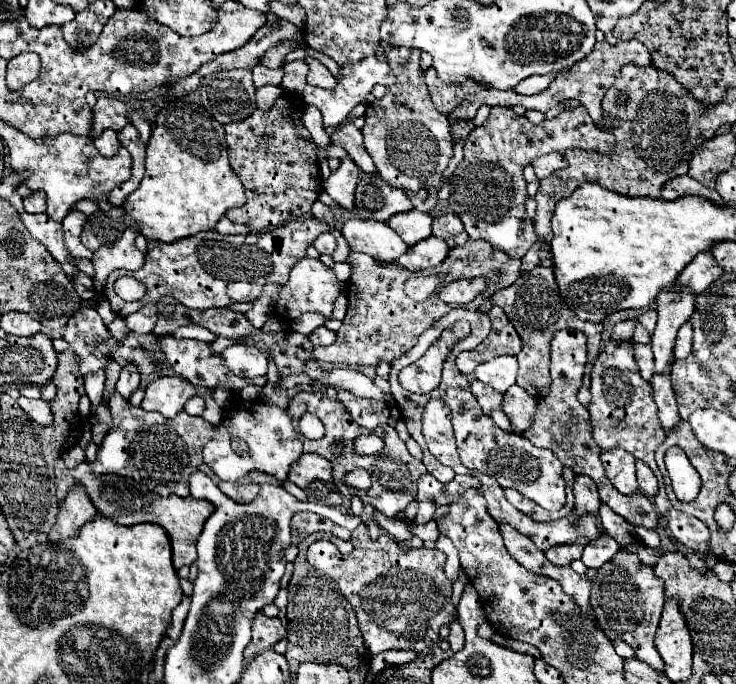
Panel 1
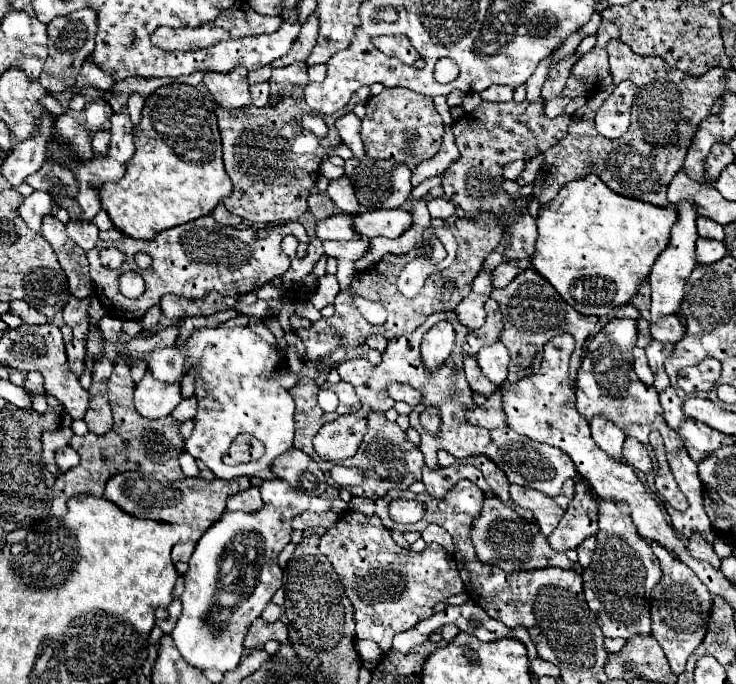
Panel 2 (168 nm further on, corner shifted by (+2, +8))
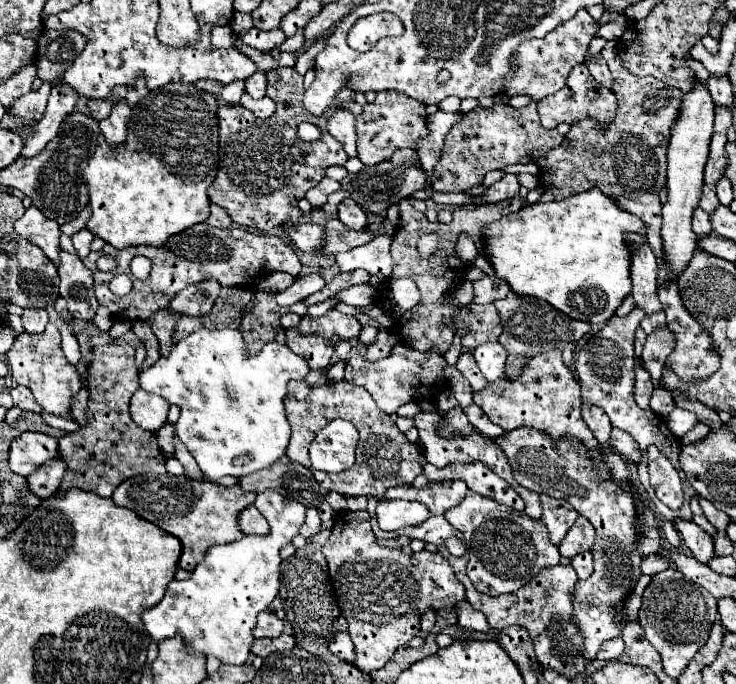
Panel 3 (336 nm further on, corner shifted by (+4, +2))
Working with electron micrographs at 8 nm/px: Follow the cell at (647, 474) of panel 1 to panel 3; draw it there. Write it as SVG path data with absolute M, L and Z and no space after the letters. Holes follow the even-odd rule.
M612 428L610 444L618 454L624 454L624 458L630 460L630 462L638 462L640 456L642 456L636 440L628 432L622 432L620 428Z

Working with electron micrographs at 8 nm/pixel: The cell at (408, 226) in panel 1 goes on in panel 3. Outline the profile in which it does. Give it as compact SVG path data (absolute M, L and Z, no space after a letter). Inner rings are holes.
M338 218L328 220L324 228L326 228L326 240L324 240L322 248L318 250L320 256L334 256L338 252L348 252L348 250L372 240L372 232L368 228L360 230L360 232L352 232L352 230L346 230L346 226L342 226L342 222L338 222Z

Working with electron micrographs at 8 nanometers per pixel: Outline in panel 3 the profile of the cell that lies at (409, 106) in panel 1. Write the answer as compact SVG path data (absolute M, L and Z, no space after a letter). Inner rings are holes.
M378 92L376 100L372 104L364 104L362 114L356 116L358 160L366 166L374 166L388 160L398 148L416 148L416 142L428 136L426 116L422 102L400 92Z

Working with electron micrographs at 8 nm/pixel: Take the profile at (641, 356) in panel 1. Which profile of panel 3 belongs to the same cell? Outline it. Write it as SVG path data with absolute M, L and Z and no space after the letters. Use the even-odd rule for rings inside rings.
M640 362L636 364L636 388L634 388L634 398L636 404L642 406L642 409L649 408L650 394L652 394L654 386L650 382L650 374L644 366L640 366Z

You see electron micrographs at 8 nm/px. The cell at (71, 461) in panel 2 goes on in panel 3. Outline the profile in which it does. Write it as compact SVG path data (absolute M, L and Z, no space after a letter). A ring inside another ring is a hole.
M60 458L44 462L42 466L38 466L38 470L34 470L26 478L30 492L38 498L50 498L50 494L54 494L60 488L60 480L62 480L64 470L66 470L66 462Z

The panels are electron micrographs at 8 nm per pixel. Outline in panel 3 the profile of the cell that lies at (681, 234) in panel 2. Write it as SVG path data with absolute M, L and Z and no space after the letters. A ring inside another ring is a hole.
M694 78L694 86L690 92L682 96L680 112L670 130L668 144L668 202L662 206L662 242L666 250L666 262L676 276L686 268L694 250L696 250L696 234L692 232L692 212L702 196L702 178L704 164L708 158L708 144L712 138L712 122L714 122L714 102L706 86Z

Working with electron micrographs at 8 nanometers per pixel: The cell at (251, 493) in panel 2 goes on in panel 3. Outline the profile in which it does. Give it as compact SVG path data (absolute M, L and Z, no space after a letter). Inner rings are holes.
M248 506L240 514L240 526L242 526L242 532L248 536L266 536L270 532L266 518L262 518L262 514L254 506Z

